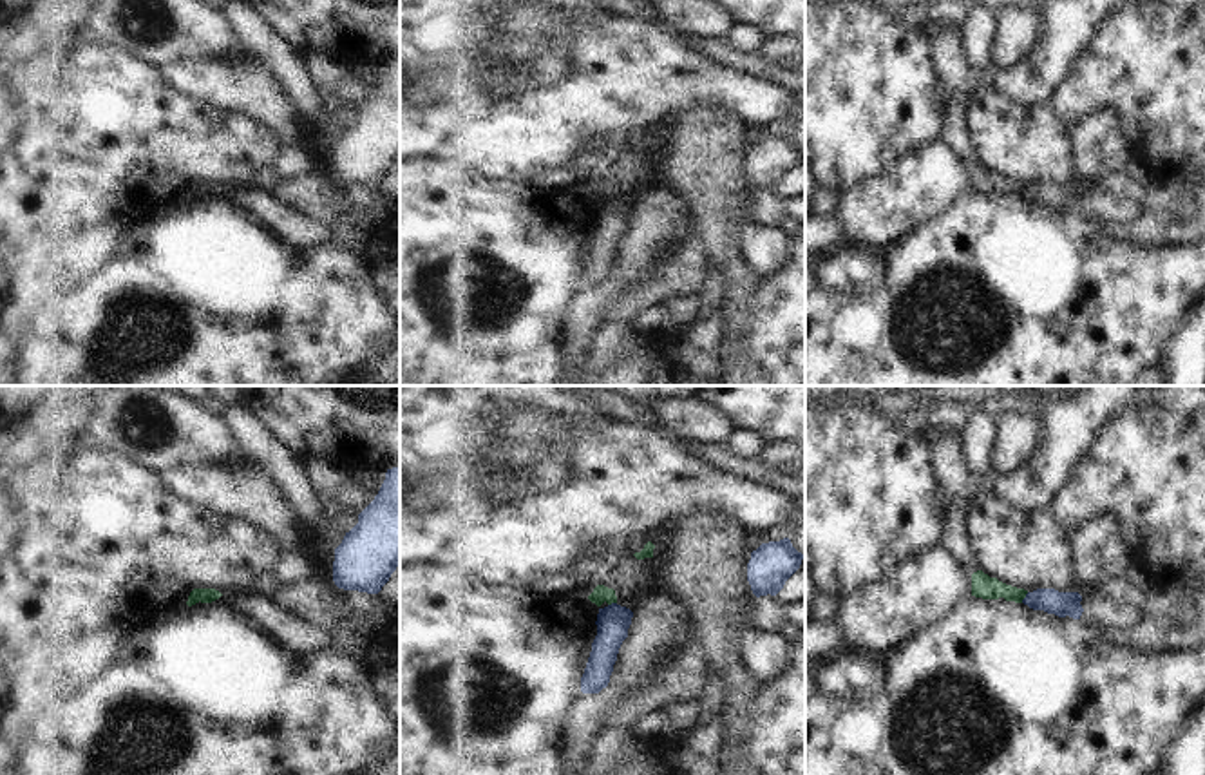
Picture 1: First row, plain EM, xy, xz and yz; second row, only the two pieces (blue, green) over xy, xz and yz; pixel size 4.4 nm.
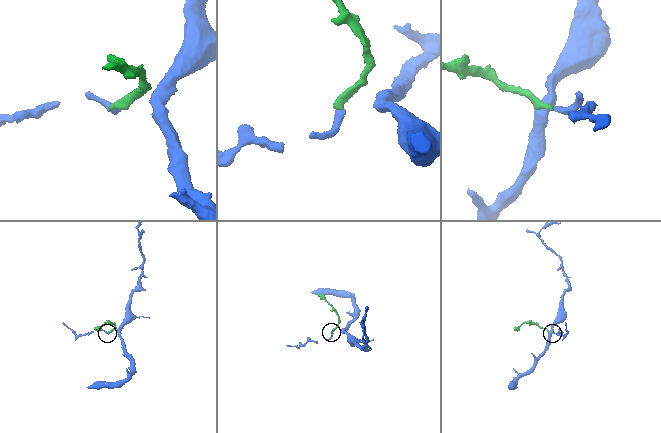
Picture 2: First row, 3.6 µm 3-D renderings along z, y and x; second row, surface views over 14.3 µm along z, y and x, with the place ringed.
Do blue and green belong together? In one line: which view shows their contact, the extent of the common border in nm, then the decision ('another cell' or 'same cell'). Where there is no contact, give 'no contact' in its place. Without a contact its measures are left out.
yz | 60 nm | another cell

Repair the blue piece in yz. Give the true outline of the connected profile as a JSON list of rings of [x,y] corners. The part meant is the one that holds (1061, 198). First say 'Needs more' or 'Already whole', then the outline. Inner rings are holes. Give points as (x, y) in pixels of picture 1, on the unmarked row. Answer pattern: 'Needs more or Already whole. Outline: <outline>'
Already whole. Outline: [[[1037,183],[1028,187],[1022,194],[1033,205],[1044,205],[1058,212],[1080,214],[1084,203],[1080,199],[1082,190],[1078,187],[1058,187],[1055,183]]]

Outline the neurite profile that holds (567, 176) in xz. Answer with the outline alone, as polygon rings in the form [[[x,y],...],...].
[[[572,163],[555,170],[543,170],[536,177],[528,179],[534,185],[546,188],[572,188],[579,179],[579,165]]]

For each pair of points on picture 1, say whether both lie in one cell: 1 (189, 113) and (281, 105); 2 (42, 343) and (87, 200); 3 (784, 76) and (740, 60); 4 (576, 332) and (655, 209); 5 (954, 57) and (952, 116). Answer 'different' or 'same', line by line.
1: different
2: different
3: same
4: same
5: same

